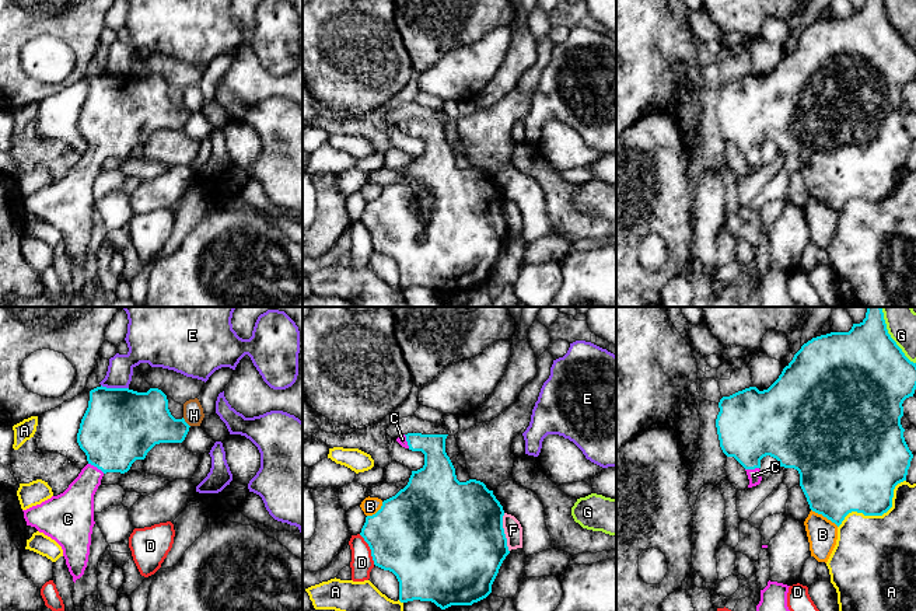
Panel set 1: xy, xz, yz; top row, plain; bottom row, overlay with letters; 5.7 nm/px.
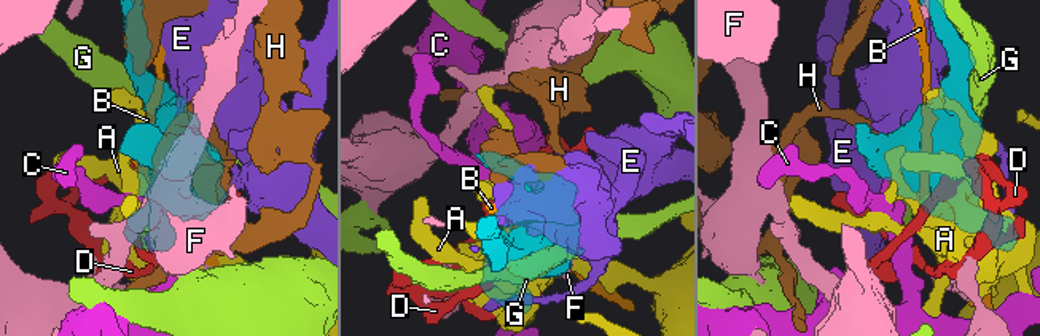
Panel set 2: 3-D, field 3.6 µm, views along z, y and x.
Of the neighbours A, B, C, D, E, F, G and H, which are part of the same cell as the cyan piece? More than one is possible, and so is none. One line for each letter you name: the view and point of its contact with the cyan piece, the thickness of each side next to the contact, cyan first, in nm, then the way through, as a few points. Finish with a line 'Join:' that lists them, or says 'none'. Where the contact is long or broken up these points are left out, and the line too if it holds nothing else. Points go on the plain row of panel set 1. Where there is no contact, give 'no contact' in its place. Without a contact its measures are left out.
C: xy (97, 153) | 420/200 nm | across xy (116, 115), (97, 153), (81, 175), (76, 191)
Join: C

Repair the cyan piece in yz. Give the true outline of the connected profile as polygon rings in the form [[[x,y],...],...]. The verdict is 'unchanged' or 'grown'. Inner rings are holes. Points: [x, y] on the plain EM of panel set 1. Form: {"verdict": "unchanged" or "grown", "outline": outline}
{"verdict": "grown", "outline": [[[866,0],[849,18],[831,18],[804,29],[768,76],[749,73],[723,83],[716,105],[720,133],[745,154],[748,174],[761,170],[761,146],[766,142],[776,144],[780,153],[797,156],[810,195],[838,213],[852,198],[882,202],[892,193],[894,175],[906,167],[913,144],[901,104],[902,90],[913,83],[915,76],[916,49],[905,42],[888,20],[884,0]]]}

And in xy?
{"verdict": "grown", "outline": [[[101,71],[90,77],[77,119],[88,150],[63,179],[22,196],[27,212],[62,233],[74,269],[87,254],[95,210],[94,181],[102,163],[127,158],[155,130],[182,129],[189,114],[183,104],[171,101],[167,81],[158,74],[137,78]]]}

